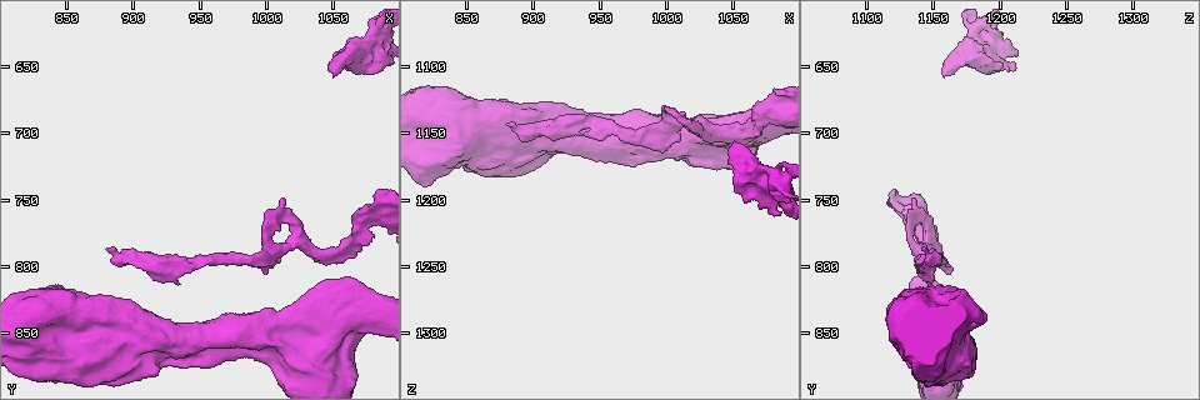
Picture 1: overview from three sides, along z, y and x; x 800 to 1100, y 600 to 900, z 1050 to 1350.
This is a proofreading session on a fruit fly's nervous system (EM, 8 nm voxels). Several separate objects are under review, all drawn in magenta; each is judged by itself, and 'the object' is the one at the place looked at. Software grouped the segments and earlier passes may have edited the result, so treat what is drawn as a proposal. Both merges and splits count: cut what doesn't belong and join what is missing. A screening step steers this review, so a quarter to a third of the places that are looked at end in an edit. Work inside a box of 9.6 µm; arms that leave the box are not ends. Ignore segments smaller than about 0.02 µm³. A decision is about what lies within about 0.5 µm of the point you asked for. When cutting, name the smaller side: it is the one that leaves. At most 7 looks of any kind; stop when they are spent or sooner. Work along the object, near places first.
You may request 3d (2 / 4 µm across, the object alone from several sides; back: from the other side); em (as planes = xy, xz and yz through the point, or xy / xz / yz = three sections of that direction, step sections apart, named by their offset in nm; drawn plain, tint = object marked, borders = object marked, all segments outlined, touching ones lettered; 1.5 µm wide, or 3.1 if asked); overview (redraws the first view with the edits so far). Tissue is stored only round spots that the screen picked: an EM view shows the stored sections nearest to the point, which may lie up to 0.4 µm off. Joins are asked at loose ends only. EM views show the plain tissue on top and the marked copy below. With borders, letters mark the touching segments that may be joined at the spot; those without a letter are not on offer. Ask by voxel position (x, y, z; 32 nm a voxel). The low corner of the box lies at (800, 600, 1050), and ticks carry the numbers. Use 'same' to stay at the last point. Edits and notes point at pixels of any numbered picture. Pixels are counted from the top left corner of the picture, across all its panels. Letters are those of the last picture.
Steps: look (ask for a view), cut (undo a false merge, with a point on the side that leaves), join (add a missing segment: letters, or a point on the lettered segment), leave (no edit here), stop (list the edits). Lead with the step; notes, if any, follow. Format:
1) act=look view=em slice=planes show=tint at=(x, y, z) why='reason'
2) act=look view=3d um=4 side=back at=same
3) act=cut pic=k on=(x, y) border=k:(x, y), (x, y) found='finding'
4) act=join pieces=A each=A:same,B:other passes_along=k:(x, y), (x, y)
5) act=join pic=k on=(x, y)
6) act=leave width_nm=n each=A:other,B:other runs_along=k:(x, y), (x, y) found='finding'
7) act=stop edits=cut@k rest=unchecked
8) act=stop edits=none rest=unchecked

act=look view=3d um=4 at=(934, 816, 1148) why='branch stops here'

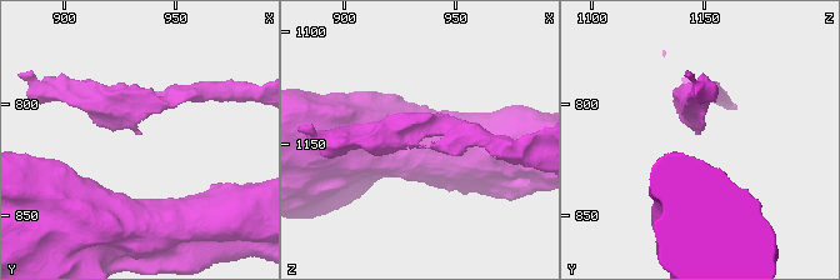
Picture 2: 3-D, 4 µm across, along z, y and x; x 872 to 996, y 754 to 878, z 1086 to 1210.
act=look view=em slice=planes show=borders at=(935, 814, 1148) arm_widths_nm=190,320 why='need the tissue'

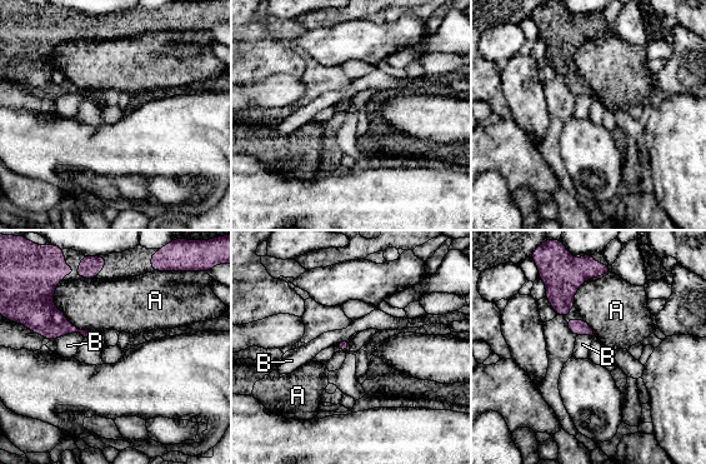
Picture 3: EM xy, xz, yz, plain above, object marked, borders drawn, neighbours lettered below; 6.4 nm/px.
act=leave each=A:other,B:other border=3:(84, 337), (68, 333), (50, 340) found='none of them fits'

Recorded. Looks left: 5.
act=look view=em slice=planes show=tint at=(1006, 764, 1136)

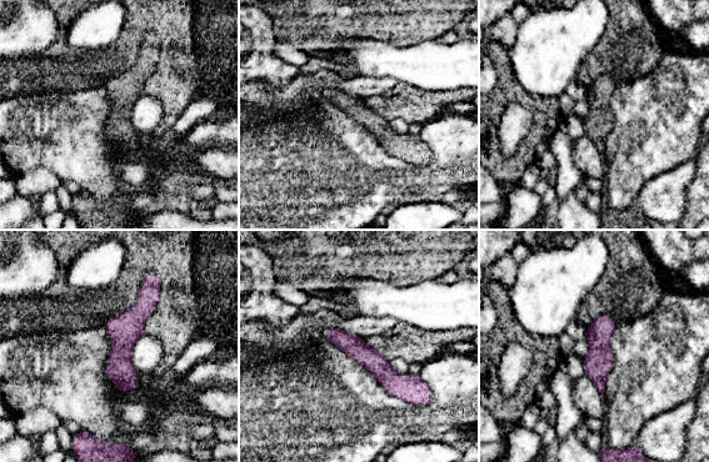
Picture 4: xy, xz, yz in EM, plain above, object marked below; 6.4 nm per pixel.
act=look view=em slice=planes show=borders at=same why='see the neighbours'

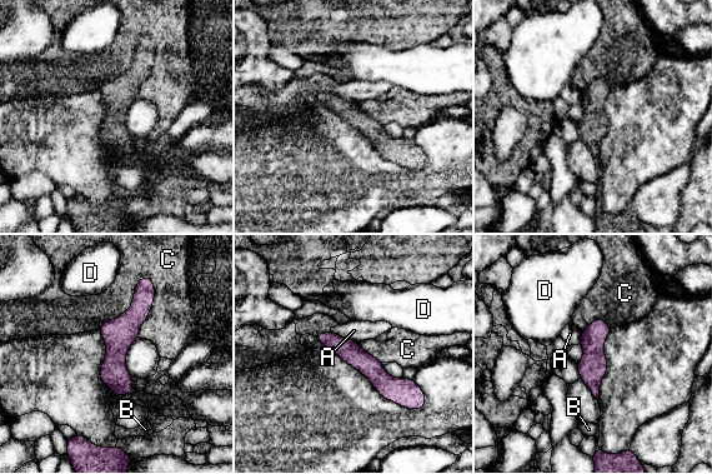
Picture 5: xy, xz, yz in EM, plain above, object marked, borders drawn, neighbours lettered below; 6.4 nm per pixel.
act=leave width_nm=150 each=A:other,B:other,C:other,D:other runs_along=5:(320, 337), (415, 398) found='all the same cell'

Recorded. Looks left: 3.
act=look view=em slice=xz step=8 show=tint at=(1052, 656, 1156) why='an open end'

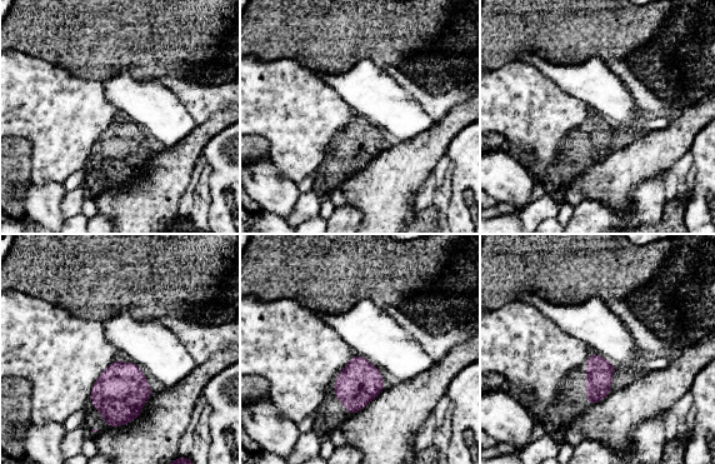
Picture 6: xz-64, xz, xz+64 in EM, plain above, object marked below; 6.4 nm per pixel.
act=look view=em slice=planes show=borders at=same why='another direction'

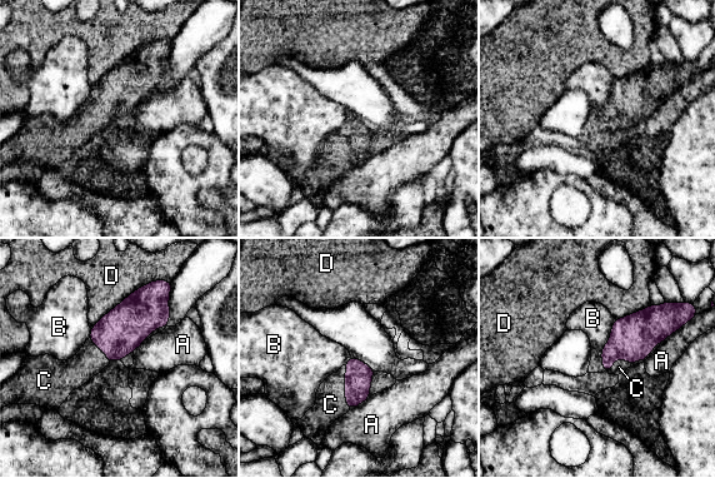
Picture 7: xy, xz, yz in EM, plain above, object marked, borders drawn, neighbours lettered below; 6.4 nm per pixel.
act=join pieces=C each=A:other,B:other,C:same,D:other found='the cell continues'

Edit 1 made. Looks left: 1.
act=stop edits=join@7 rest=unchecked

